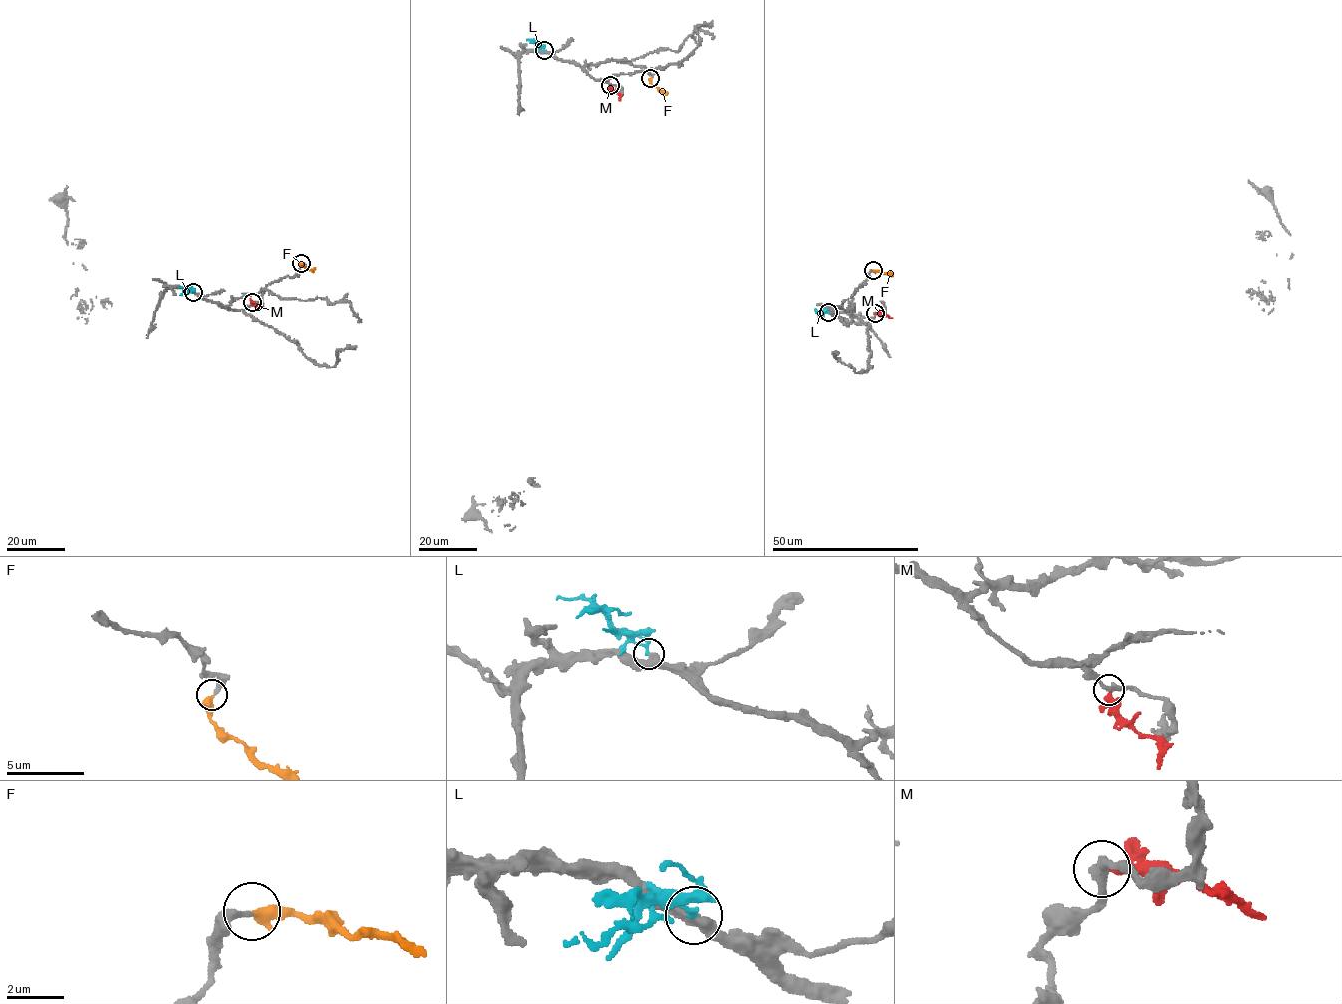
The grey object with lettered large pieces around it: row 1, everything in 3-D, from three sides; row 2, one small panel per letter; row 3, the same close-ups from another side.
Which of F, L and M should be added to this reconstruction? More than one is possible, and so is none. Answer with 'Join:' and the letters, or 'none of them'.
Join: F

